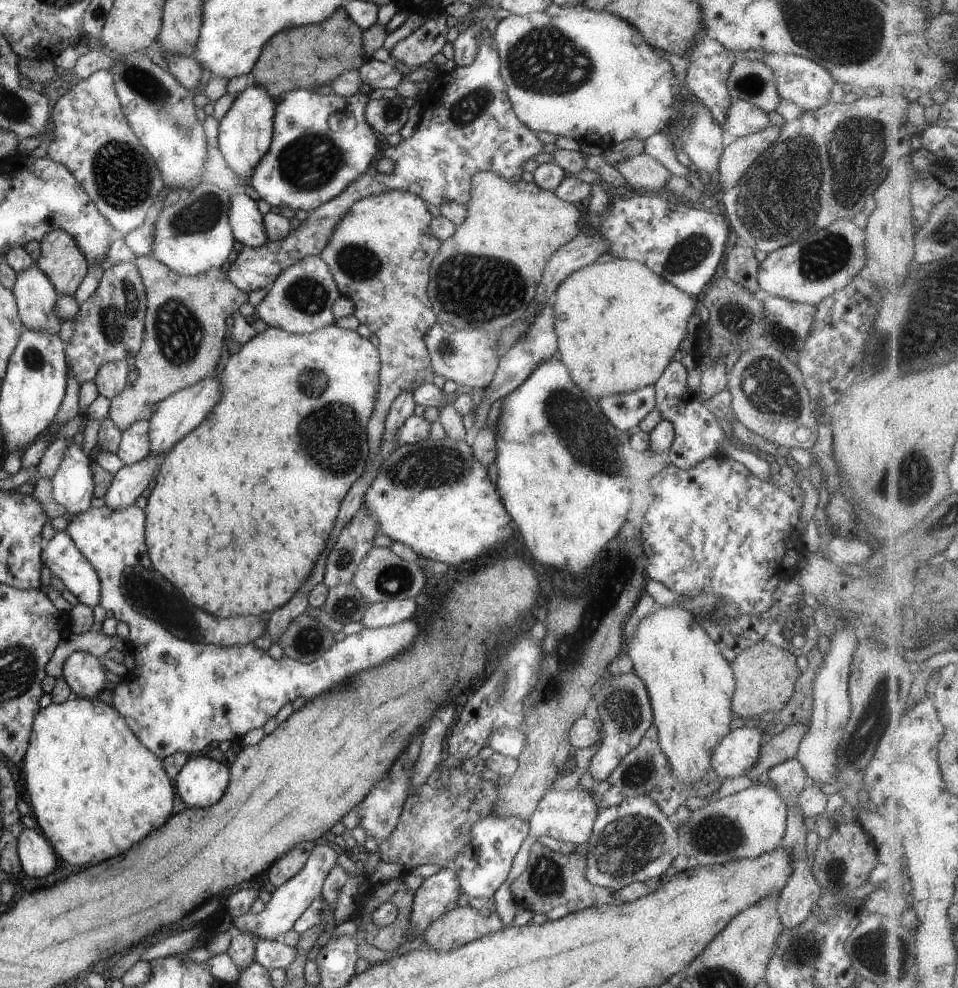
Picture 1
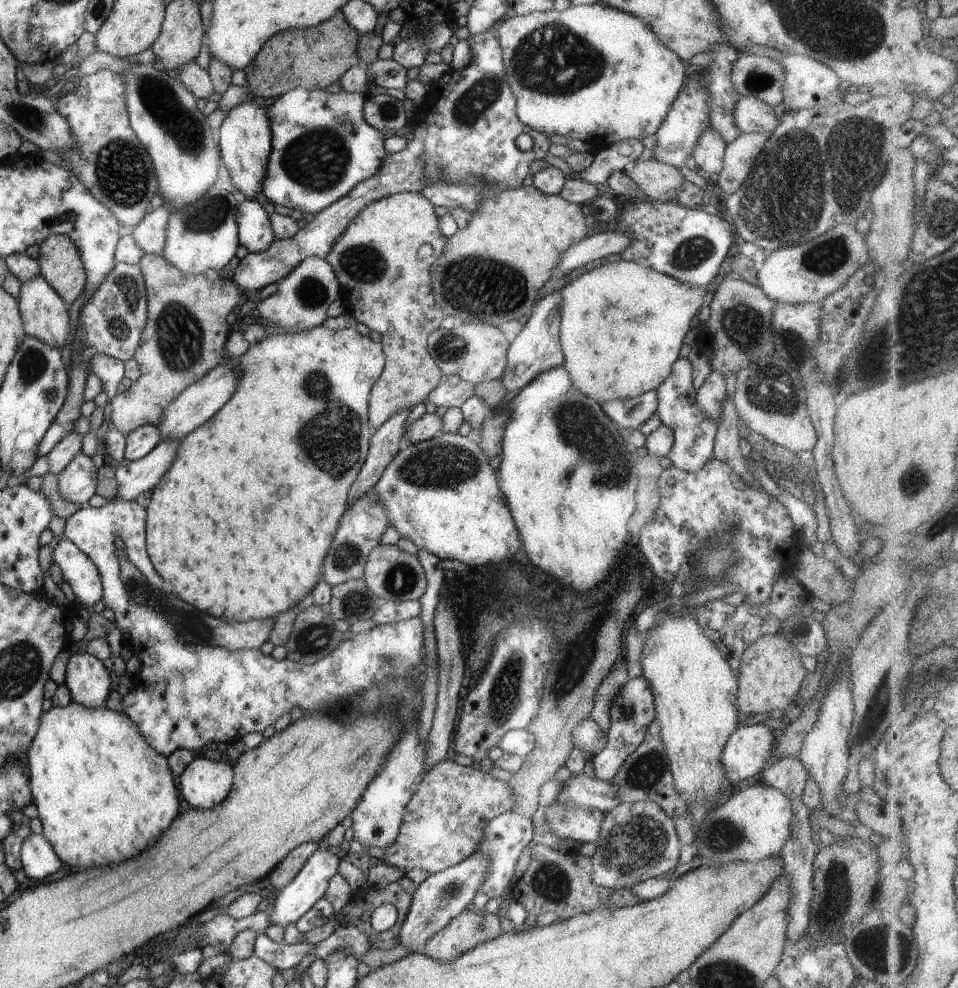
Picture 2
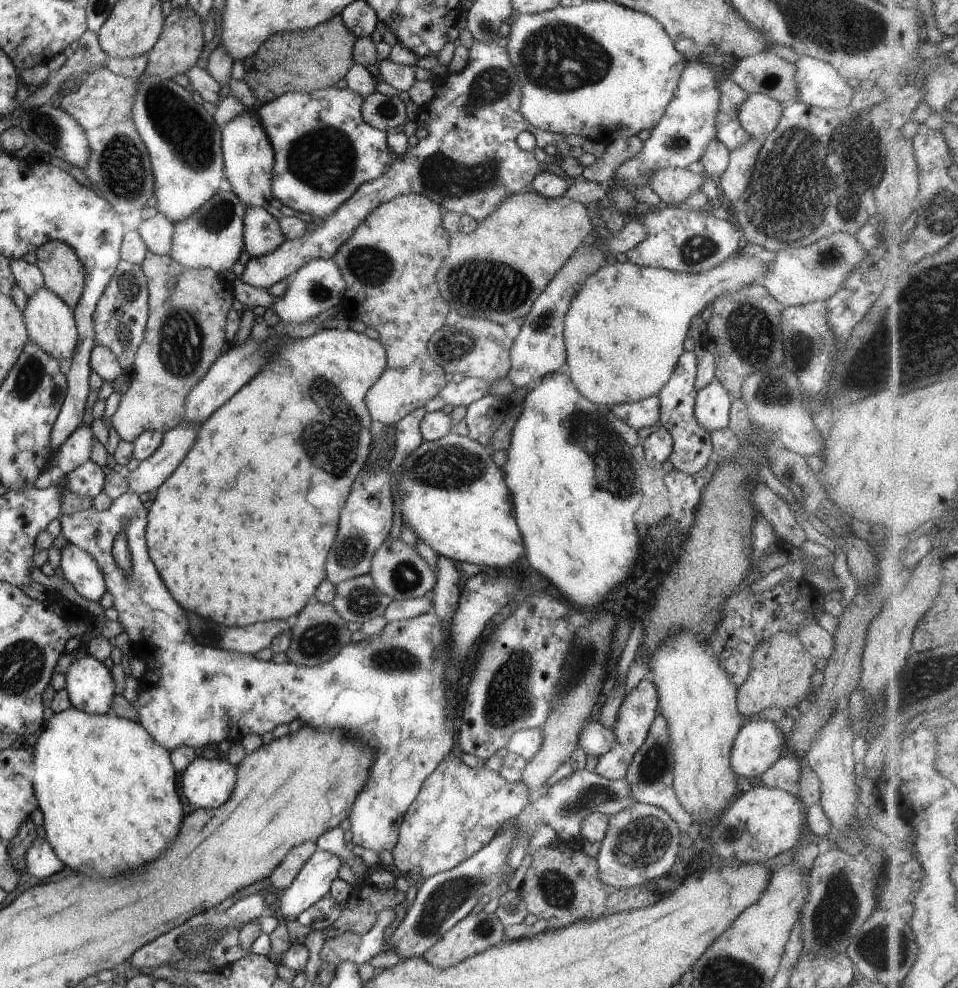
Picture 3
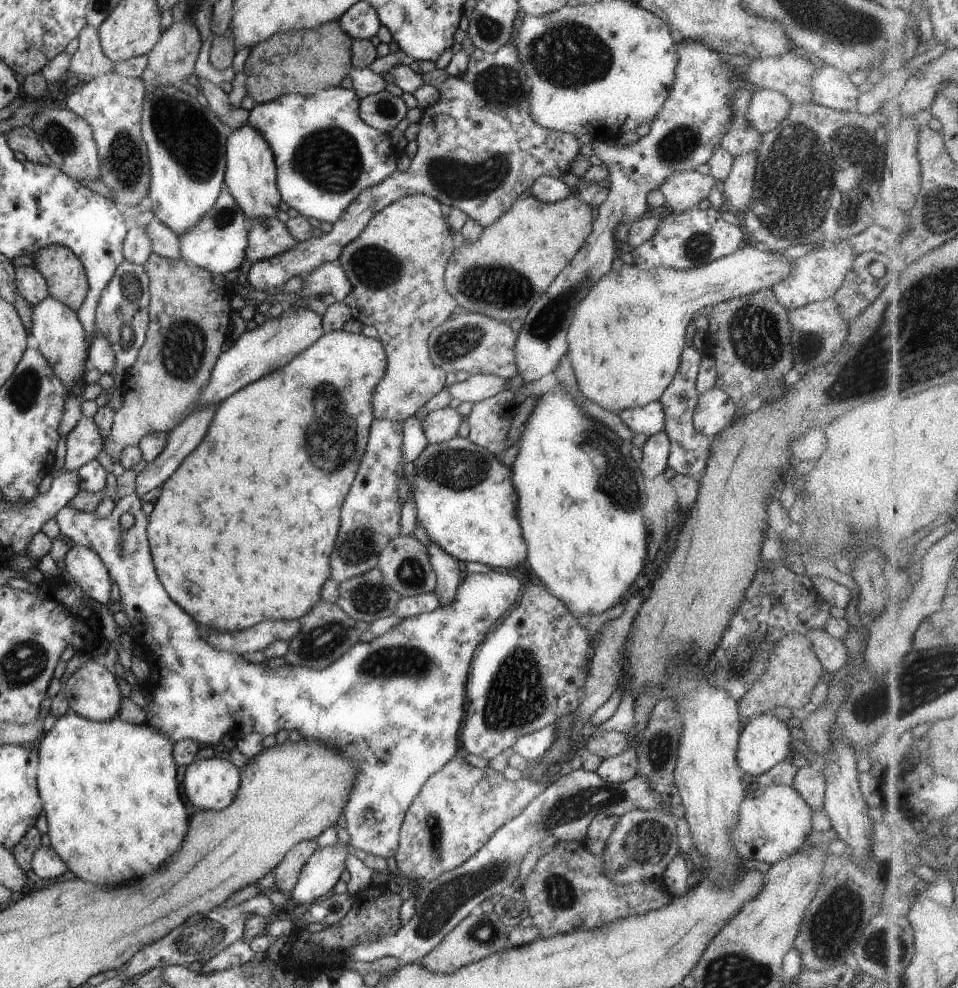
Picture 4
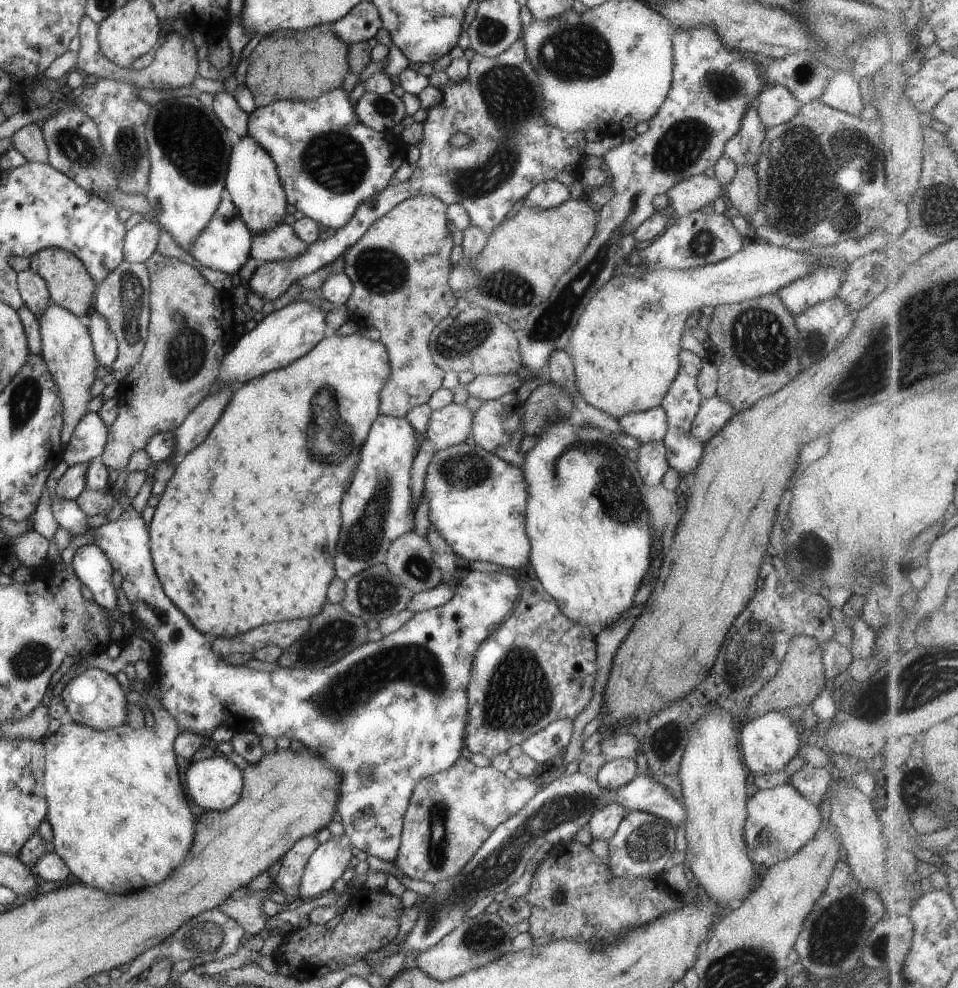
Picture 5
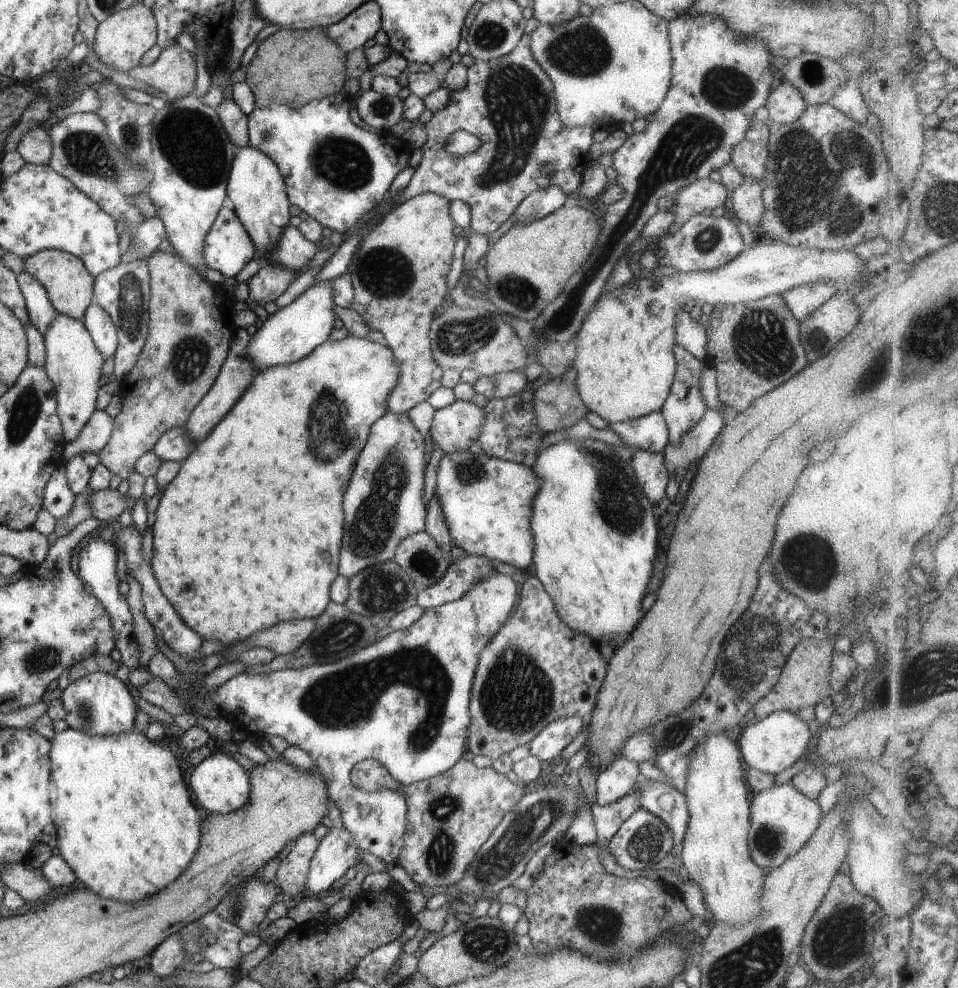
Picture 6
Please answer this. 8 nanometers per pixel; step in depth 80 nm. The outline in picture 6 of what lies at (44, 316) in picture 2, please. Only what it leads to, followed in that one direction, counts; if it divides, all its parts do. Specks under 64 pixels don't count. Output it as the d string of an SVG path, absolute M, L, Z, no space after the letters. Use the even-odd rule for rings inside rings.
M56 312L55 318L48 324L44 340L44 363L42 369L55 387L56 415L59 417L62 439L65 443L77 438L80 428L87 422L89 415L95 408L95 398L99 390L99 378L101 378L101 364L104 361L102 354L91 340L82 320L75 320Z

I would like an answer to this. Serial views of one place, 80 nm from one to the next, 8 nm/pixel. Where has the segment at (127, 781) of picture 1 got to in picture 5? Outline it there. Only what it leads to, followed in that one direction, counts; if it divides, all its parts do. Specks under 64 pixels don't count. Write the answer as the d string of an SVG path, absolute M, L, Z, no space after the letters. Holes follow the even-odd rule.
M159 710L159 724L153 728L131 728L125 724L98 731L85 725L75 722L60 725L55 732L49 734L43 744L45 749L44 769L43 769L43 788L46 800L46 819L52 828L53 850L57 856L67 865L70 873L81 880L83 884L89 884L93 888L111 892L111 894L125 894L129 890L137 890L149 884L157 884L159 880L167 878L171 874L173 868L179 866L179 862L183 860L183 856L187 854L187 848L191 846L191 836L193 836L193 814L185 802L185 794L181 782L179 782L179 774L177 773L177 764L175 763L173 741L180 733L180 728L176 725L176 720L171 720L164 710Z

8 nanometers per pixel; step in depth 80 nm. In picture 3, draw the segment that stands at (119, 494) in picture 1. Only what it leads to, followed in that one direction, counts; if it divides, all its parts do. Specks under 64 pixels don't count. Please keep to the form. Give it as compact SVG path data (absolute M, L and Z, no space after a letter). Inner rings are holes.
M179 423L177 426L166 430L163 433L161 444L157 447L151 456L144 458L140 464L132 472L125 472L128 482L128 490L134 492L136 495L142 492L148 492L158 486L170 476L170 474L177 468L177 465L183 460L191 445L195 442L197 431L201 424L199 423Z

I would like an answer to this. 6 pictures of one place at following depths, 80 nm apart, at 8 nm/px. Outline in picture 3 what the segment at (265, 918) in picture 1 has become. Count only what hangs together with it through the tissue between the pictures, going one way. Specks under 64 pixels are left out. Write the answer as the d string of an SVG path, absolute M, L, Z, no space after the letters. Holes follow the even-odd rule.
M315 849L291 884L279 894L279 912L285 921L295 918L330 889L342 860L333 853Z

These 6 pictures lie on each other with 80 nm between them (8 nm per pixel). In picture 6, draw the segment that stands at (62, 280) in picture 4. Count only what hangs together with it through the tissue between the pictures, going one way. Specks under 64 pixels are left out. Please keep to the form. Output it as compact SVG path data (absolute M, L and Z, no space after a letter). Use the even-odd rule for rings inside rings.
M43 249L23 259L23 272L40 282L56 312L82 320L84 310L91 303L94 283L94 278L87 272L85 265L75 255L63 250Z

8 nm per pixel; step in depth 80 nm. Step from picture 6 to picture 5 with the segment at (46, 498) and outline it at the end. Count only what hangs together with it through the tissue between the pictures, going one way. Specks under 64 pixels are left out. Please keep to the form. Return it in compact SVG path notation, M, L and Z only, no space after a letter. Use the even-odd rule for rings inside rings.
M62 460L59 461L48 474L45 481L44 488L50 497L50 509L52 510L53 518L58 526L67 529L71 538L75 539L77 534L90 533L93 534L93 542L105 553L109 559L113 570L119 570L122 576L122 583L120 588L123 590L128 602L130 603L131 616L137 616L143 627L151 631L155 640L157 640L157 647L153 648L153 654L147 659L147 664L150 666L150 674L153 678L159 680L159 692L161 694L162 707L169 712L176 720L176 725L181 731L189 731L201 735L204 740L209 739L210 733L219 724L224 724L233 732L252 732L256 735L271 736L273 739L286 736L289 740L297 740L307 744L307 748L317 748L319 756L323 758L323 762L335 772L338 772L342 777L338 786L338 799L335 803L336 811L339 813L340 824L344 828L344 833L349 837L351 846L355 846L357 850L362 850L365 855L375 856L379 860L393 862L398 846L400 845L400 836L402 833L402 822L406 806L408 805L408 798L410 797L412 788L421 779L434 775L439 771L449 768L453 761L459 757L459 751L463 746L464 730L467 724L467 693L466 688L469 682L471 663L474 657L474 652L481 644L503 621L504 616L513 608L515 600L517 600L517 593L520 591L519 580L511 578L510 574L502 573L480 573L479 571L468 570L467 574L458 582L454 595L442 605L435 608L430 608L426 611L417 611L410 620L407 620L394 632L387 634L374 642L367 642L356 646L352 651L344 654L339 660L328 664L320 669L303 670L303 669L288 669L287 667L277 667L272 672L254 671L245 668L245 666L233 666L225 664L219 654L215 654L210 649L211 638L203 633L200 633L189 622L189 619L165 596L159 582L154 566L152 565L152 558L148 547L148 531L145 528L141 514L139 514L134 507L128 506L127 510L120 514L120 517L115 522L106 522L105 524L89 529L86 525L88 518L78 509L77 503L73 498L66 499L63 497L55 497L54 493L57 481L61 475L67 470L67 464ZM361 765L370 766L372 773L369 779L363 779L358 775L358 768Z

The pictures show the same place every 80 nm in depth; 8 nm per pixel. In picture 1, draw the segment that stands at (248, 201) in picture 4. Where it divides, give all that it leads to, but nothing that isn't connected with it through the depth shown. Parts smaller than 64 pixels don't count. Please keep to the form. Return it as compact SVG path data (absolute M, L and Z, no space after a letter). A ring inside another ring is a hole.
M250 81L248 87L234 98L221 120L218 120L216 146L227 166L243 179L244 184L249 184L255 165L270 145L274 106L271 97Z

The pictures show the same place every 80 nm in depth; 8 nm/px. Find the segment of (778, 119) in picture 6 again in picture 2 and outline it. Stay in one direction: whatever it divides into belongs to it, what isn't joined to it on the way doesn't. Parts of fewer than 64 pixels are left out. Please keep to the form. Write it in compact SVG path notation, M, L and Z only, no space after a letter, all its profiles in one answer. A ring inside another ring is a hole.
M753 95L739 97L732 115L740 134L770 133L778 123L774 109Z

